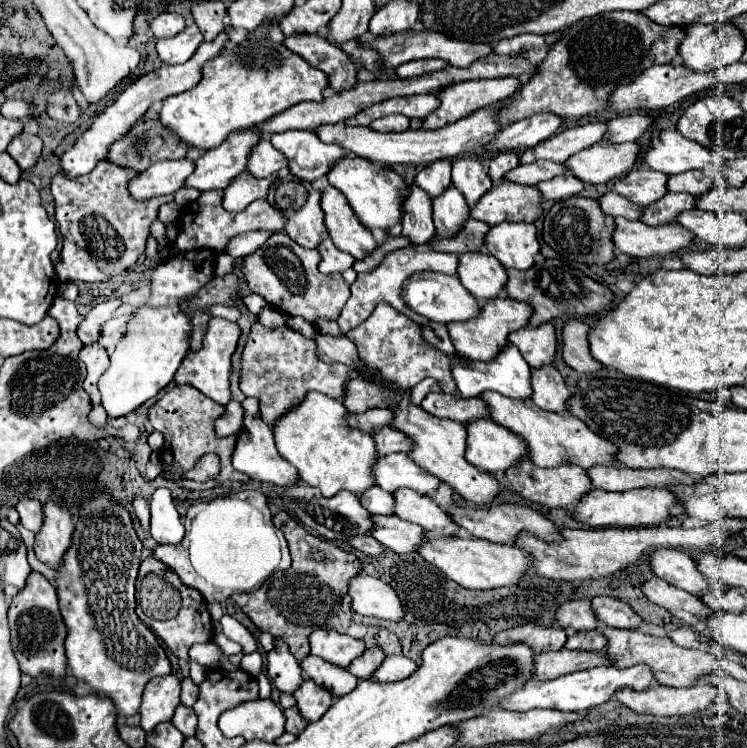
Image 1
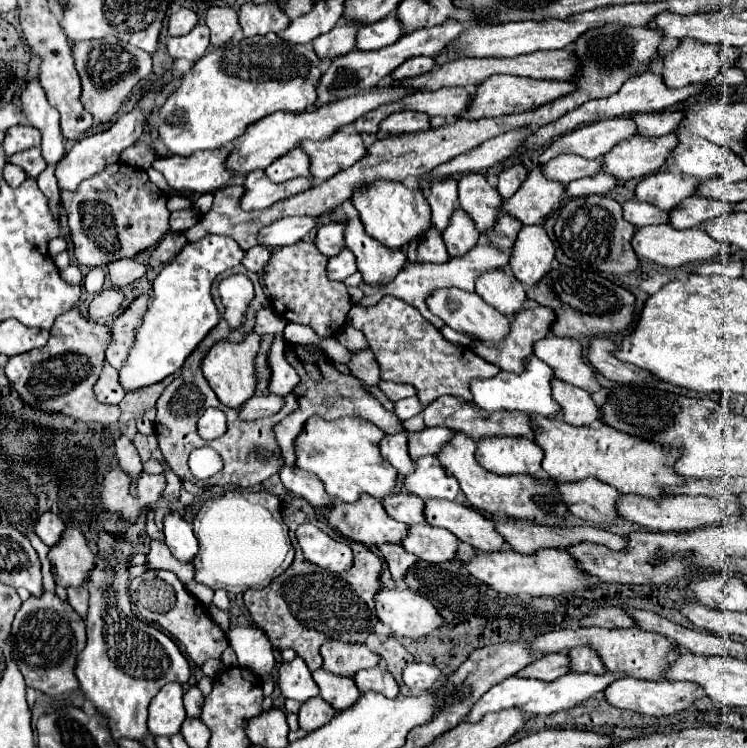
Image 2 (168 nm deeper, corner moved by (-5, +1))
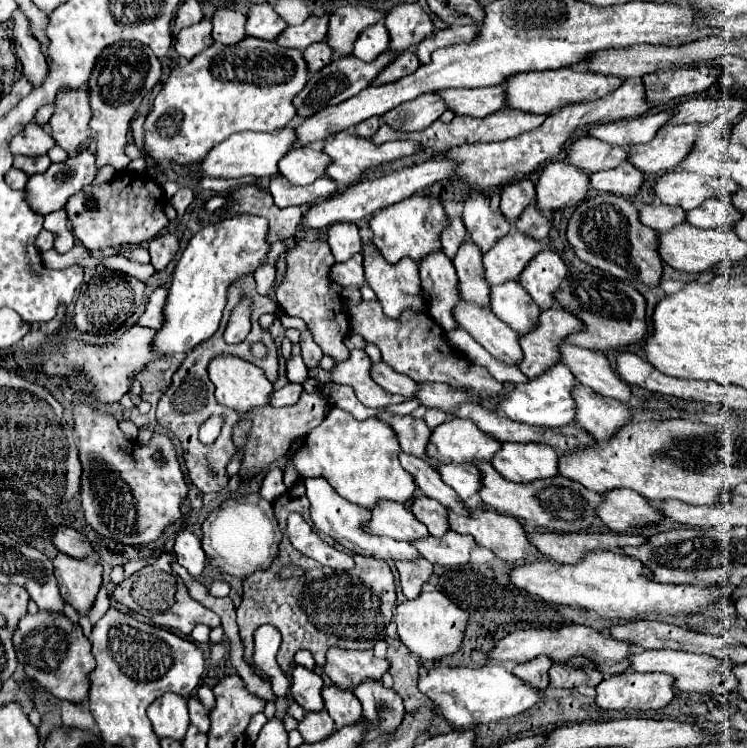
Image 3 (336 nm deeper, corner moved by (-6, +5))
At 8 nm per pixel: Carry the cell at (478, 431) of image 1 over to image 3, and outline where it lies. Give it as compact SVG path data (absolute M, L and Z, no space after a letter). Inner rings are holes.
M505 443L491 465L515 483L533 483L559 475L559 455L541 443Z

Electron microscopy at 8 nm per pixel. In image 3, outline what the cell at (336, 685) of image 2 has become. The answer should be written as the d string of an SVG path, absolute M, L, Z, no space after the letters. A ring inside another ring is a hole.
M325 687L323 689L325 709L335 721L335 731L339 731L345 725L357 725L363 723L361 703L355 699L351 691L339 691L337 687Z

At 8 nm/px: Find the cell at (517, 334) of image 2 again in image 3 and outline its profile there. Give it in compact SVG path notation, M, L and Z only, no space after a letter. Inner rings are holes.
M565 309L543 311L539 317L539 327L535 327L535 331L519 339L525 353L523 361L519 363L519 369L529 379L543 375L547 369L561 361L559 353L561 341L567 335L579 333L583 329L585 329L583 321Z

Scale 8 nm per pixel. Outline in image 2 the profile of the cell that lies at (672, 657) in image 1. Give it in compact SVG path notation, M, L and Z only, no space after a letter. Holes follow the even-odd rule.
M580 627L580 629L560 629L560 631L550 631L544 635L538 635L536 641L532 643L534 651L542 653L558 653L558 651L568 651L570 647L590 643L600 659L604 661L608 671L626 671L628 675L636 679L646 679L646 681L666 681L666 671L672 667L674 659L686 653L680 645L672 643L660 633L650 633L638 627L630 629L604 629L604 627Z

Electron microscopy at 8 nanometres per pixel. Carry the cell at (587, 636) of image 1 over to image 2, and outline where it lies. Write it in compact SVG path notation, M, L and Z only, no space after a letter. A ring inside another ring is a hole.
M590 645L572 647L568 655L572 657L572 671L578 671L578 673L604 673L606 671L600 655Z

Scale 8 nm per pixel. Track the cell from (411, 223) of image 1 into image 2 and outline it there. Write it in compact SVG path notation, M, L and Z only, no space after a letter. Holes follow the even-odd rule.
M430 227L430 231L426 231L422 237L412 239L408 243L406 257L408 261L418 261L418 263L444 263L444 259L448 257L448 251L440 231Z

